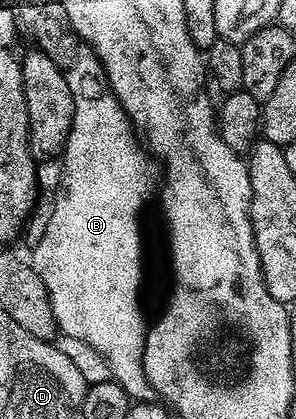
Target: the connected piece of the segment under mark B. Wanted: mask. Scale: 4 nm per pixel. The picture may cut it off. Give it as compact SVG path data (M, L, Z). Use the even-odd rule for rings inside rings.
M80 49L65 74L69 93L73 93L73 125L61 156L63 188L55 199L47 232L40 237L35 252L29 255L29 262L41 281L45 281L56 328L97 349L112 367L114 382L125 389L127 396L135 401L147 401L153 395L143 368L143 340L147 337L149 319L143 316L139 290L143 287L143 202L147 199L149 155L141 149L131 120L111 92L107 75L94 51Z

